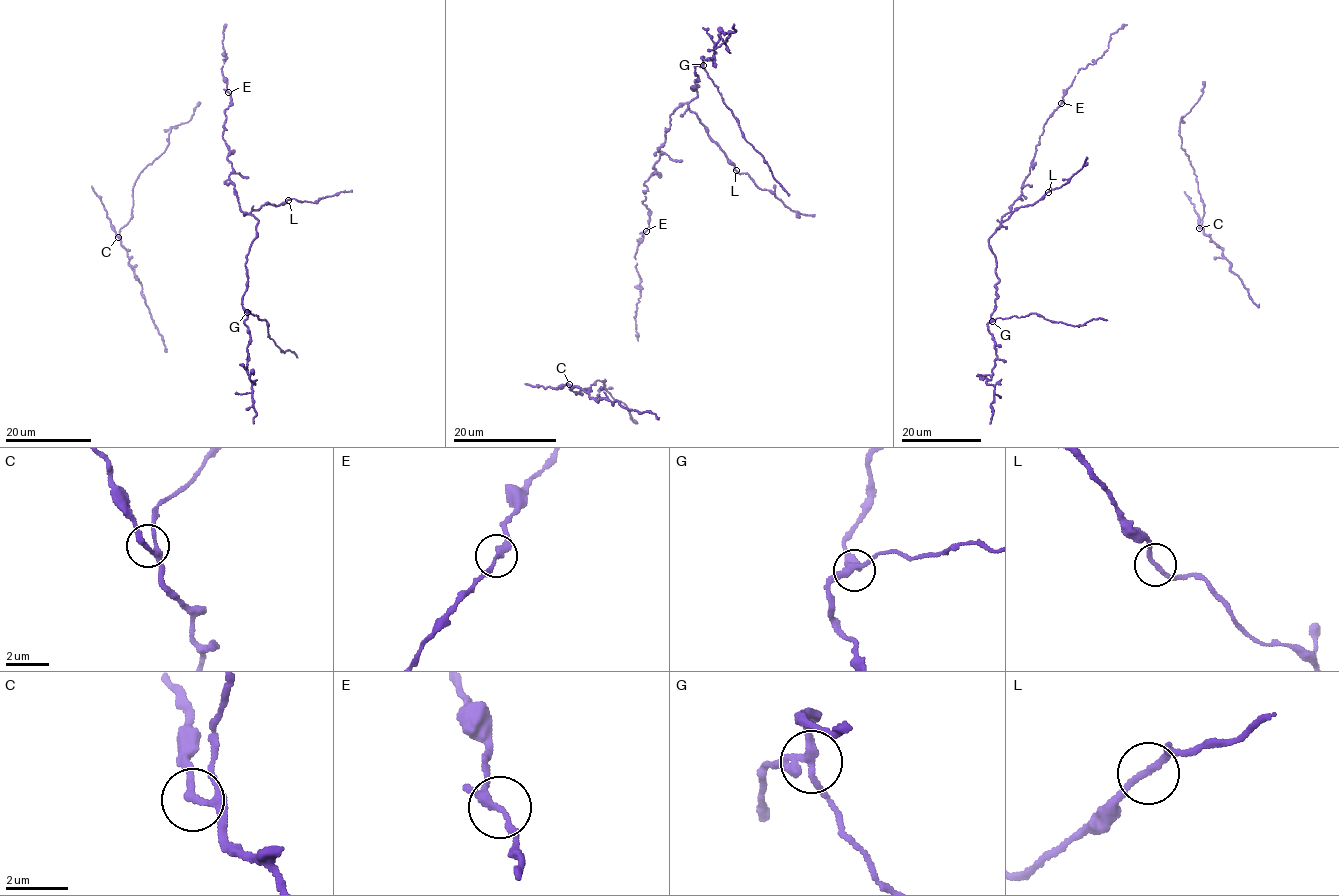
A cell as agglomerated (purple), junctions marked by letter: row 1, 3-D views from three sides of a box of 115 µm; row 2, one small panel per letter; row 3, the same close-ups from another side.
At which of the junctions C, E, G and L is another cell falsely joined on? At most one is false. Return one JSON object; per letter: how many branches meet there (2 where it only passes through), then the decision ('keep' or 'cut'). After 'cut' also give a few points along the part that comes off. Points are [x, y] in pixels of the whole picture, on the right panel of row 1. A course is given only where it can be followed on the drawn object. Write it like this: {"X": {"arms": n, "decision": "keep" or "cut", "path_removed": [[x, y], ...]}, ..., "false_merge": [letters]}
{"C": {"arms": 3, "decision": "keep"}, "E": {"arms": 3, "decision": "keep"}, "G": {"arms": 3, "decision": "keep"}, "L": {"arms": 2, "decision": "keep"}, "false_merge": []}

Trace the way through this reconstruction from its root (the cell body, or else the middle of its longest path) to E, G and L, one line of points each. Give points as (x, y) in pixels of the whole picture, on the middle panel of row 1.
E: (635, 267), (637, 246), (646, 231)
G: (635, 267), (650, 214), (642, 202), (644, 183), (661, 154), (670, 115), (696, 95), (695, 67), (703, 65)
L: (635, 267), (650, 214), (642, 202), (644, 183), (654, 171), (677, 107), (687, 104), (736, 170)

